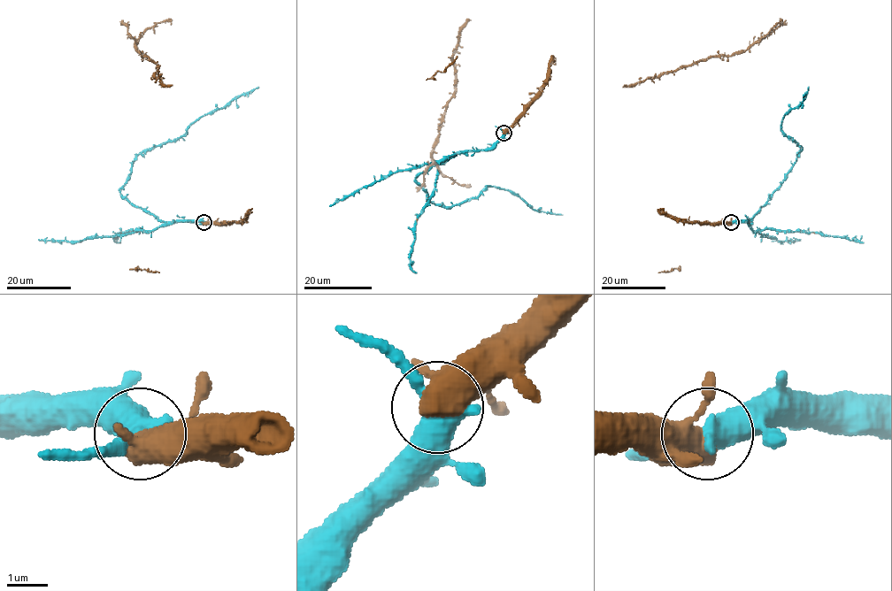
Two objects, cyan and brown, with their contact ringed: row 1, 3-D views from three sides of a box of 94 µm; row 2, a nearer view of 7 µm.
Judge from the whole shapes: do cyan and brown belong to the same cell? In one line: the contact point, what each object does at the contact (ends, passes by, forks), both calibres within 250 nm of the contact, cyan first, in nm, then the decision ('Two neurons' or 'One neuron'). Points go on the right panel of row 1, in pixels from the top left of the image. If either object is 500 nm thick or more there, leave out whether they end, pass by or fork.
Place: (731, 222). At the ring cyan passes by. At the ring brown passes by. Thickness 480 nm (cyan) against 480 nm. One neuron

